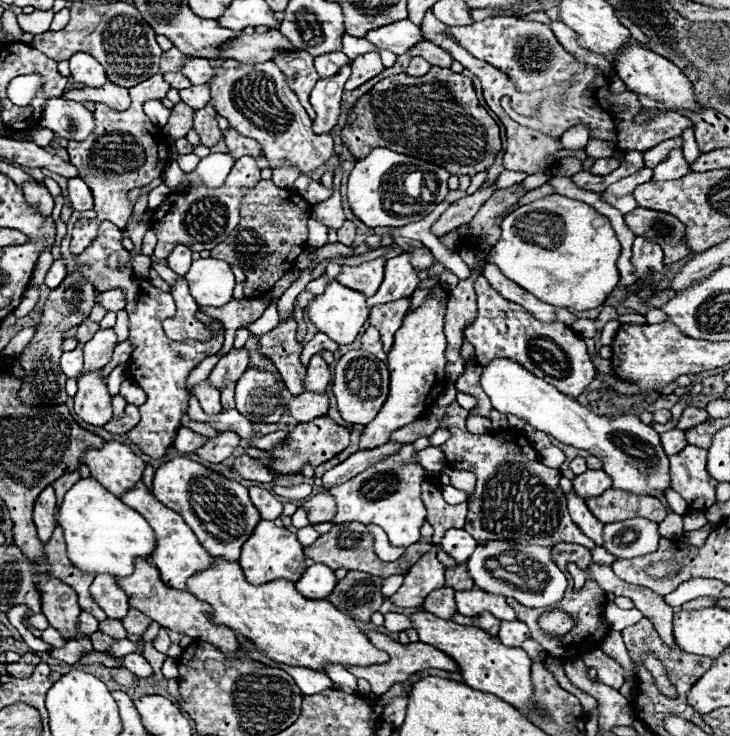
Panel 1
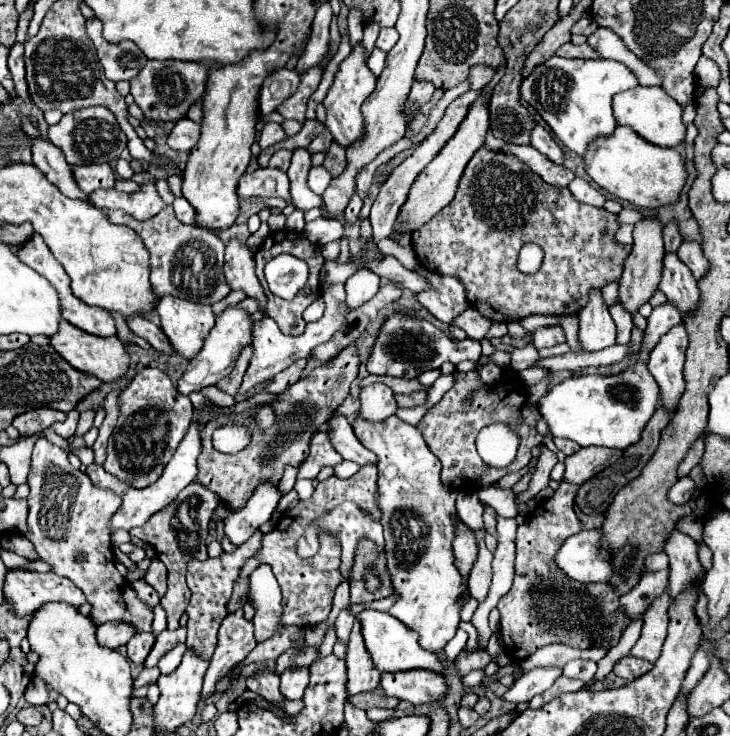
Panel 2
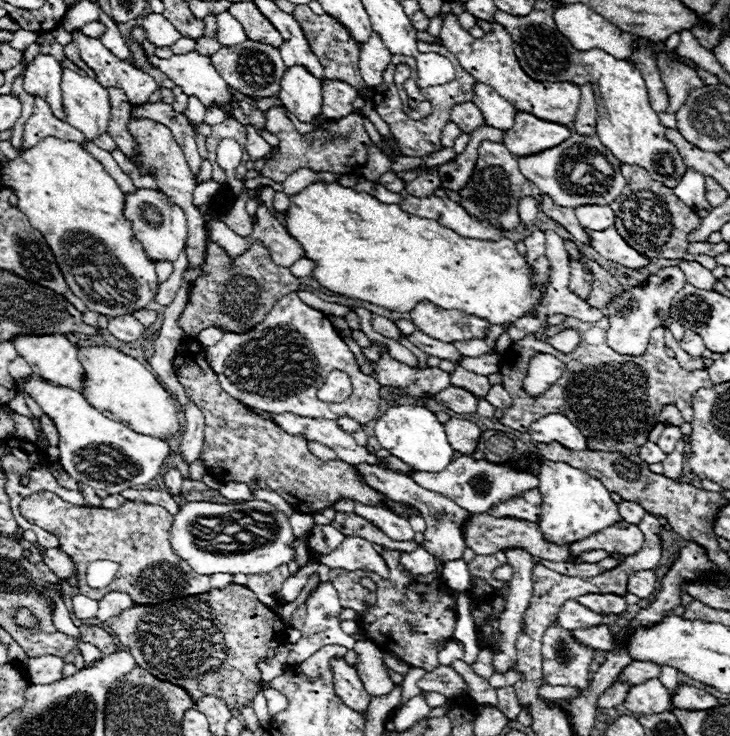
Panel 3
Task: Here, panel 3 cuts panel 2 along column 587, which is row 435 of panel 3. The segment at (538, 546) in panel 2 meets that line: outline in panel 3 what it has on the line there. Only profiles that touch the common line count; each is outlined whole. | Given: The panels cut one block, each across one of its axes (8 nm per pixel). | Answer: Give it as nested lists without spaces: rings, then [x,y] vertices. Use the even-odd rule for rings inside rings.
[[[604,316],[598,322],[582,322],[576,318],[566,318],[558,326],[548,326],[546,336],[554,336],[564,328],[576,328],[580,332],[580,344],[574,352],[564,354],[552,348],[548,342],[538,340],[534,334],[524,336],[524,340],[518,340],[516,344],[510,344],[510,348],[502,354],[500,360],[500,374],[502,374],[502,386],[512,396],[512,408],[504,410],[504,416],[498,418],[500,424],[518,430],[528,432],[530,424],[538,418],[560,412],[580,428],[584,434],[588,448],[612,452],[612,450],[626,450],[628,448],[640,448],[644,442],[648,442],[650,430],[658,422],[658,414],[664,404],[676,404],[682,410],[682,418],[686,422],[692,420],[692,396],[700,388],[710,388],[712,380],[706,370],[684,370],[676,358],[670,358],[664,348],[664,328],[652,330],[650,344],[644,354],[640,356],[624,356],[618,352],[612,352],[612,348],[606,342],[606,330],[608,330],[608,318]],[[536,352],[550,352],[558,356],[566,370],[558,382],[552,384],[548,392],[544,392],[538,398],[526,396],[522,390],[522,378],[526,376],[526,368],[530,358]]]

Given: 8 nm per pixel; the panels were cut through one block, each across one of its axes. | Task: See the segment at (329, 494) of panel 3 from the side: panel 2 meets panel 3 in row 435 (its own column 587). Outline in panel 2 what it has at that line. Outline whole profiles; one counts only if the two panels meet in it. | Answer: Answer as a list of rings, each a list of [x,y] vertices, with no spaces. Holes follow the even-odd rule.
[[[482,146],[468,162],[454,200],[414,232],[412,248],[420,266],[440,276],[454,276],[460,280],[470,306],[482,316],[496,322],[514,322],[530,314],[576,314],[582,310],[582,304],[586,304],[586,292],[592,284],[602,288],[610,280],[618,280],[622,276],[624,260],[632,250],[630,246],[616,242],[618,228],[620,222],[616,214],[574,200],[568,188],[546,184],[516,156]],[[528,242],[534,242],[544,250],[544,260],[536,274],[518,270],[518,252]]]

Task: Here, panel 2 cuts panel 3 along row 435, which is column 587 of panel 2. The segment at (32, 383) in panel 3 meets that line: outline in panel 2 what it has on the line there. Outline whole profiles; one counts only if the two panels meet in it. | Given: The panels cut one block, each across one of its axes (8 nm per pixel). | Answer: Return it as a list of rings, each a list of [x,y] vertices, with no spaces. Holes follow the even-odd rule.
[[[552,54],[522,78],[520,96],[538,110],[562,144],[582,156],[586,144],[590,144],[594,136],[608,136],[610,130],[614,130],[616,120],[612,114],[612,96],[626,88],[634,88],[636,84],[636,76],[616,60],[560,58]]]

